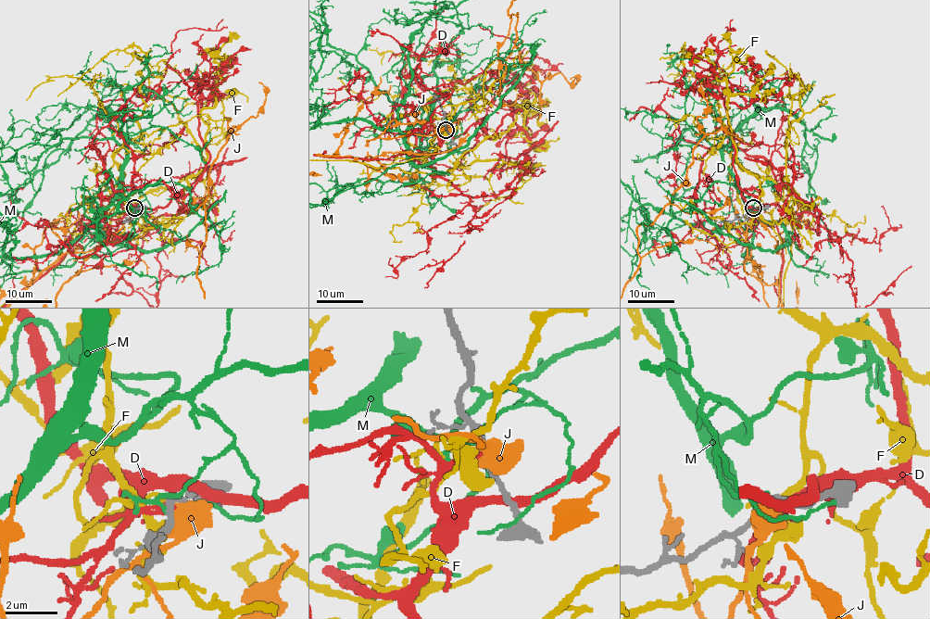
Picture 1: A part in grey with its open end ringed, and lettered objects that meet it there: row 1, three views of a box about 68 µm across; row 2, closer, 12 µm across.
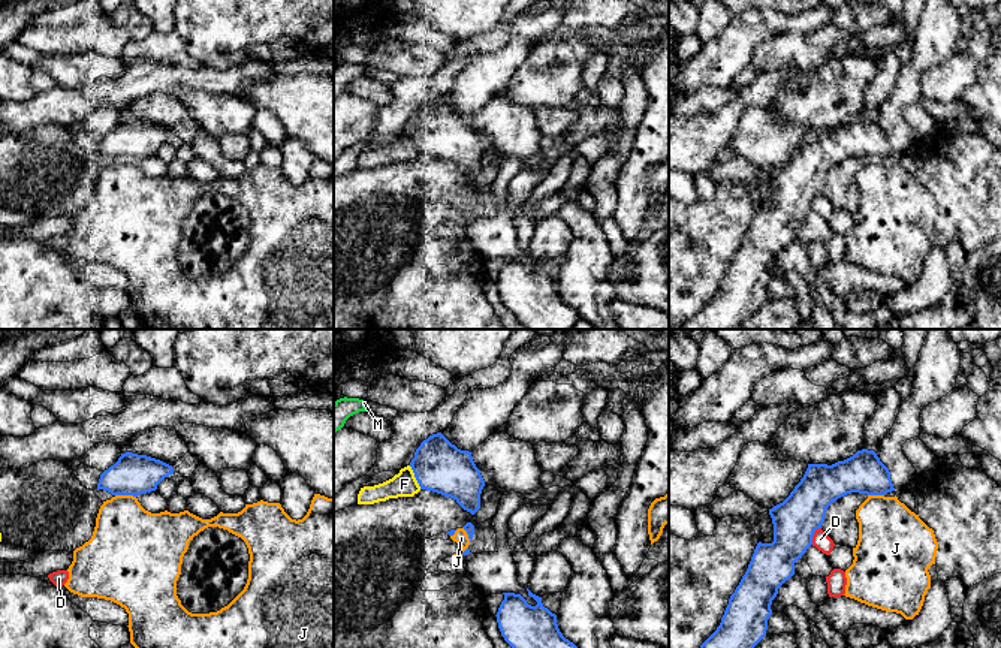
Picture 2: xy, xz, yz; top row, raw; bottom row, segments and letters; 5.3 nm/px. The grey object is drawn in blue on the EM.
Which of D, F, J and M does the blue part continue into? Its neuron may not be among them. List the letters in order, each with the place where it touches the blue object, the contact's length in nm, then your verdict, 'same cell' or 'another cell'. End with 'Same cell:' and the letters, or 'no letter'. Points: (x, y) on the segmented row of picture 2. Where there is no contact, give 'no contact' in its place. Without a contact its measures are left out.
D: meets blue in yz at (813, 535); contact 110 nm long; another cell
F: meets blue in xz at (415, 476); contact 140 nm long; same cell
J: meets blue in xy at (126, 494); contact 110 nm long; another cell
M: no contact; another cell
Same cell: F

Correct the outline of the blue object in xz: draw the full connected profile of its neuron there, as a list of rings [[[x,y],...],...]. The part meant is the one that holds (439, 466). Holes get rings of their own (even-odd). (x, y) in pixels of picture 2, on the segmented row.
[[[437,432],[420,443],[411,462],[392,479],[361,488],[358,504],[413,497],[426,489],[453,498],[464,510],[474,515],[480,509],[483,486],[485,480],[471,452],[458,449]]]

